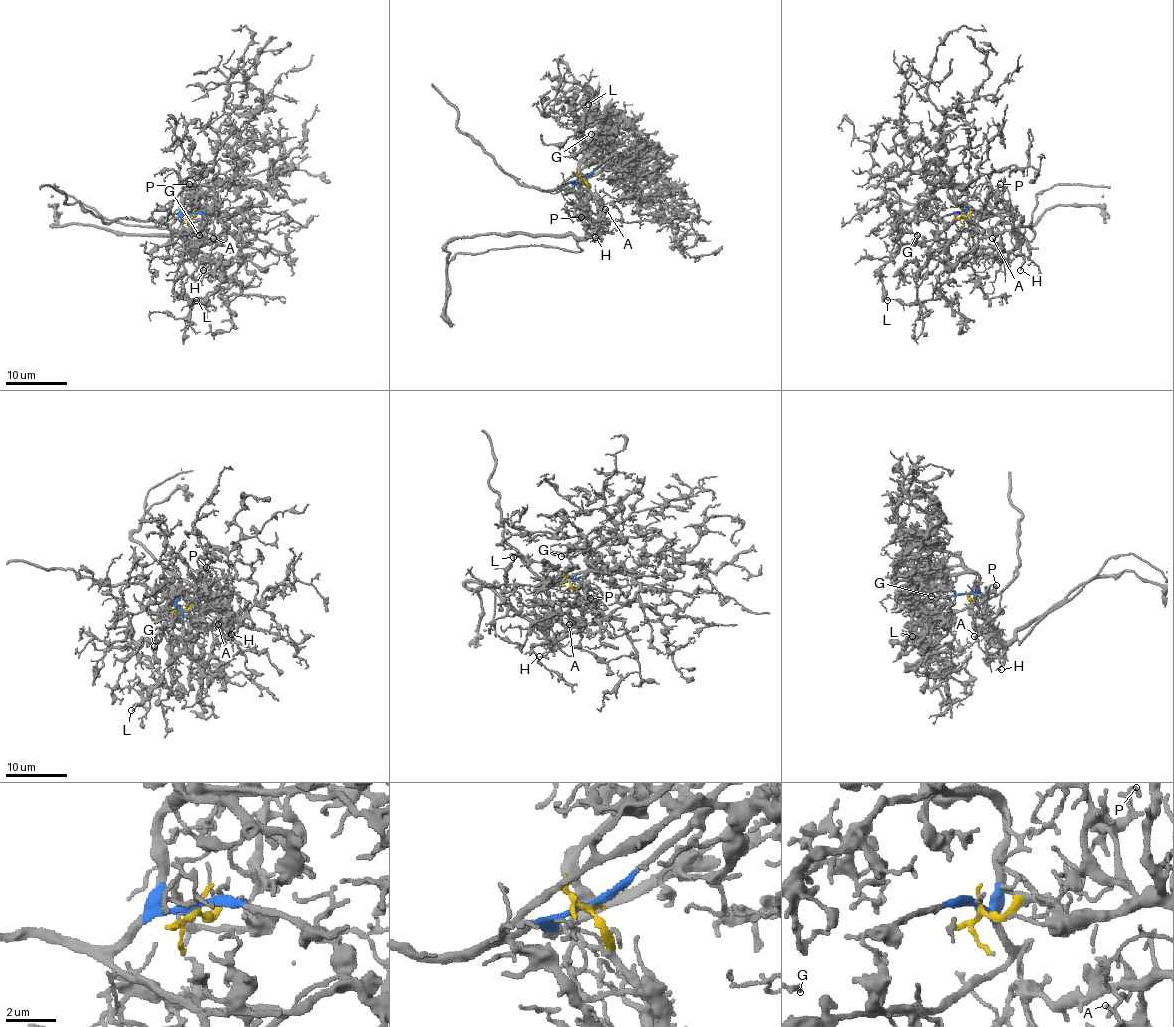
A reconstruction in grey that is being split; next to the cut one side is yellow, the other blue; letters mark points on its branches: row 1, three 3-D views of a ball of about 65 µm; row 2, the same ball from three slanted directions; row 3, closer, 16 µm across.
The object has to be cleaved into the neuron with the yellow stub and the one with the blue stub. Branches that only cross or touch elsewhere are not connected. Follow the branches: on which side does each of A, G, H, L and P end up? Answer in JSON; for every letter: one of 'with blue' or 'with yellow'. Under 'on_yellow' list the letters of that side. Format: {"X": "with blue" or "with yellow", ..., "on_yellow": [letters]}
{"A": "with yellow", "G": "with blue", "H": "with yellow", "L": "with blue", "P": "with yellow", "on_yellow": ["A", "H", "P"]}

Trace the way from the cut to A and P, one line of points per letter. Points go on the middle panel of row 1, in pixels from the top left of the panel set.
A: (583, 177), (590, 194), (599, 203), (601, 225), (596, 231), (589, 232), (590, 225), (603, 218), (606, 209)
P: (583, 177), (586, 186), (598, 200), (596, 212), (584, 211), (581, 217)

